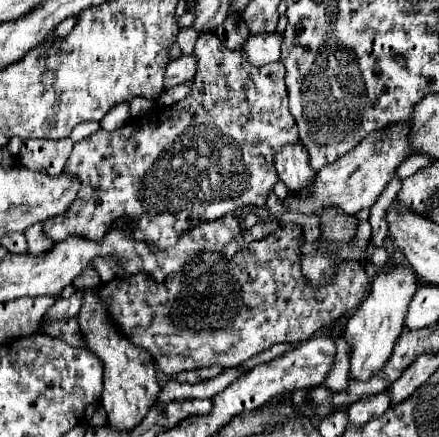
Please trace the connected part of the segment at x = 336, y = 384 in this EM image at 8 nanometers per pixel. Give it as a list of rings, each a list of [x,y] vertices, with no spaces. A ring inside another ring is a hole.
[[[339,337],[335,343],[337,343],[337,357],[323,385],[329,385],[329,389],[337,389],[337,393],[341,393],[341,389],[345,389],[345,385],[349,383],[349,343],[343,337]]]

